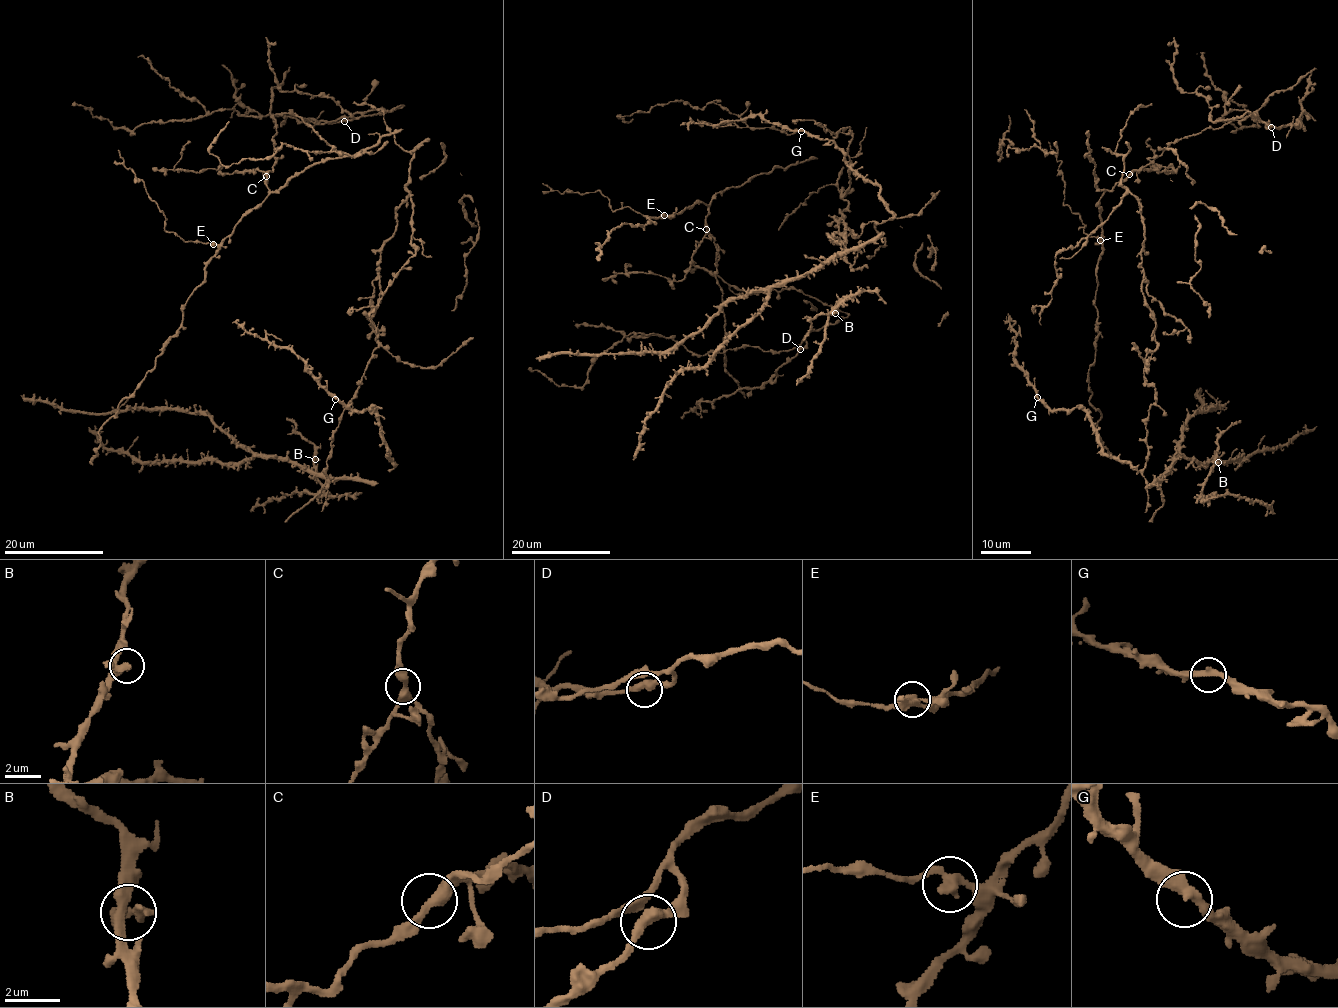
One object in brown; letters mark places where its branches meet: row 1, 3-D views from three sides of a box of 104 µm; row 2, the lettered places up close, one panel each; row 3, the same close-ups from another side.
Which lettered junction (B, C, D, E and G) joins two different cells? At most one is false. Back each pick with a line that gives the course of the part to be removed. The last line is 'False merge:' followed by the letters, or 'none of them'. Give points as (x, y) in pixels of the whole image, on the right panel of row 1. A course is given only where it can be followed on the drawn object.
E: course (1100, 240), (1084, 231), (1084, 225), (1078, 214), (1063, 204), (1060, 162), (1048, 141)
False merge: E

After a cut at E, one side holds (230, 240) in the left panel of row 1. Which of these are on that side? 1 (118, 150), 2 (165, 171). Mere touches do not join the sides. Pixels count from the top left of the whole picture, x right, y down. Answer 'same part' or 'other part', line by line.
1: other part
2: same part

